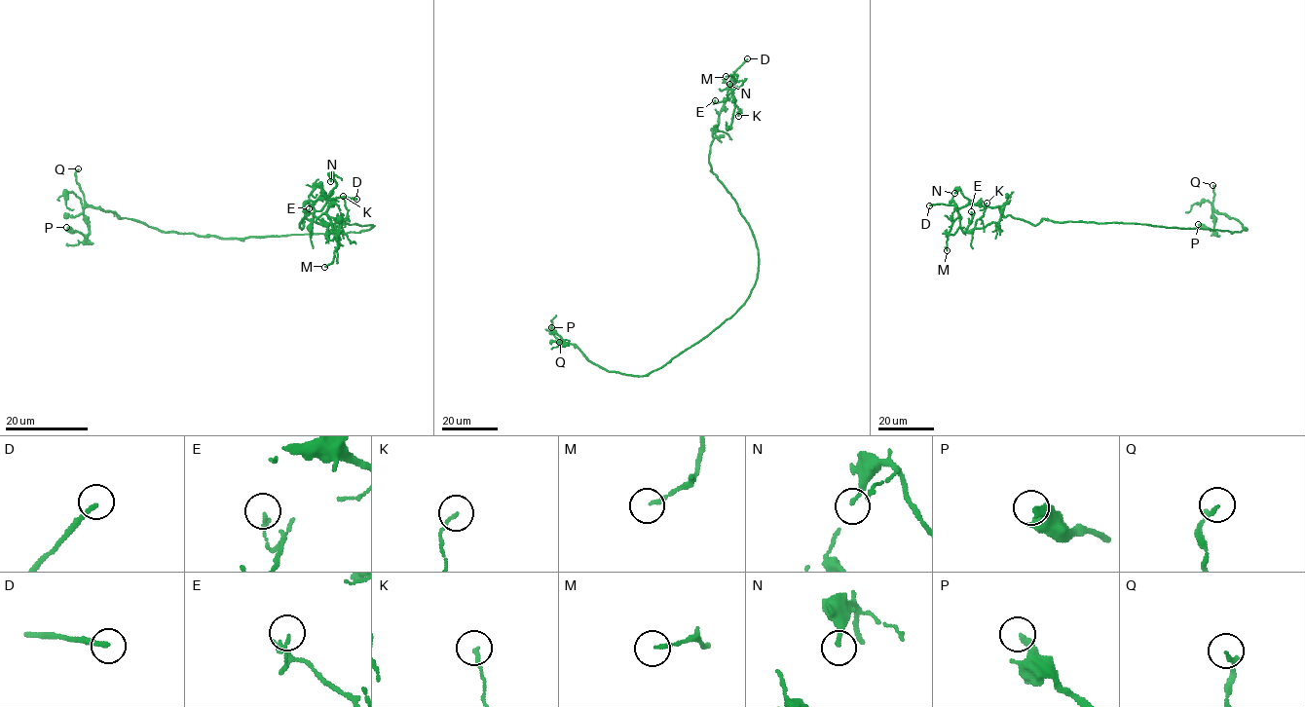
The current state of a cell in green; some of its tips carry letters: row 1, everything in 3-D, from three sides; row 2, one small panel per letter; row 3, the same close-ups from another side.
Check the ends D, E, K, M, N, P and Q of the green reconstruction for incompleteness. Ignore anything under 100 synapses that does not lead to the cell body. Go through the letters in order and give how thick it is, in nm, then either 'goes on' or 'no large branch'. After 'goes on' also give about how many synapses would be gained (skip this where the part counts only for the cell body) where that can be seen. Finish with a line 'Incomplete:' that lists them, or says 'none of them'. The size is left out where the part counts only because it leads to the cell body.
D: 190 nm | goes on
E: 130 nm | no large branch
K: 130 nm | no large branch
M: 140 nm | no large branch
N: 190 nm | no large branch
P: 280 nm | no large branch
Q: 180 nm | no large branch
Incomplete: D

